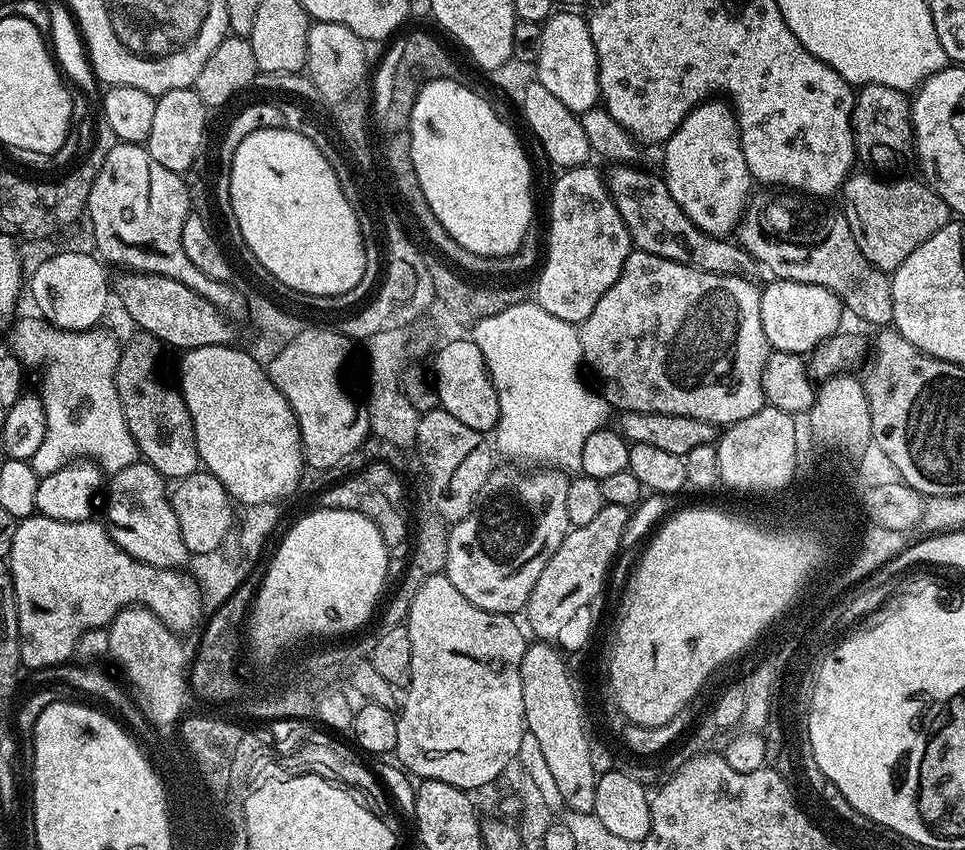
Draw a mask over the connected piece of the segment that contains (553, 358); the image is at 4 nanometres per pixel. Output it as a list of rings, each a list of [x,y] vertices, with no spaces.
[[[525,302],[476,321],[471,325],[470,338],[482,350],[498,394],[500,420],[494,429],[494,444],[499,455],[501,452],[512,459],[509,461],[524,466],[579,469],[582,445],[594,430],[609,423],[610,405],[599,391],[591,392],[580,381],[582,357],[577,325],[546,314],[535,302]]]

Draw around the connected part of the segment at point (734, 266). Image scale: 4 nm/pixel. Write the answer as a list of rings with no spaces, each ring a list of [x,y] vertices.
[[[618,164],[609,167],[609,172],[606,172],[608,192],[614,206],[618,206],[618,214],[622,214],[622,222],[626,222],[626,230],[635,251],[666,258],[670,262],[688,264],[710,274],[755,277],[758,271],[756,259],[745,248],[731,239],[711,236],[694,226],[694,222],[686,218],[682,206],[674,202],[663,175],[656,173],[655,176],[652,172],[643,172],[636,167],[640,166]]]

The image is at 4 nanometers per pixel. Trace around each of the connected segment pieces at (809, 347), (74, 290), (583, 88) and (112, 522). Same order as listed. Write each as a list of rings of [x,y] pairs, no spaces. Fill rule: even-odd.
[[[777,279],[771,283],[763,285],[760,293],[762,330],[766,332],[769,349],[810,354],[826,338],[841,331],[840,319],[846,316],[846,309],[833,292],[826,290],[826,286]]]
[[[72,250],[57,251],[30,274],[30,292],[37,313],[56,328],[80,332],[97,327],[109,308],[110,276],[95,256]]]
[[[556,10],[540,25],[540,29],[542,51],[534,65],[535,79],[546,86],[546,90],[566,106],[566,110],[579,114],[597,107],[601,103],[600,71],[587,19],[576,10]]]
[[[139,460],[128,467],[111,475],[109,486],[107,483],[105,516],[102,517],[112,541],[123,552],[130,554],[138,562],[146,562],[155,568],[185,567],[184,563],[190,560],[190,553],[186,550],[186,542],[182,542],[182,529],[178,527],[178,518],[174,518],[174,510],[168,497],[168,488],[165,478],[144,460]]]

